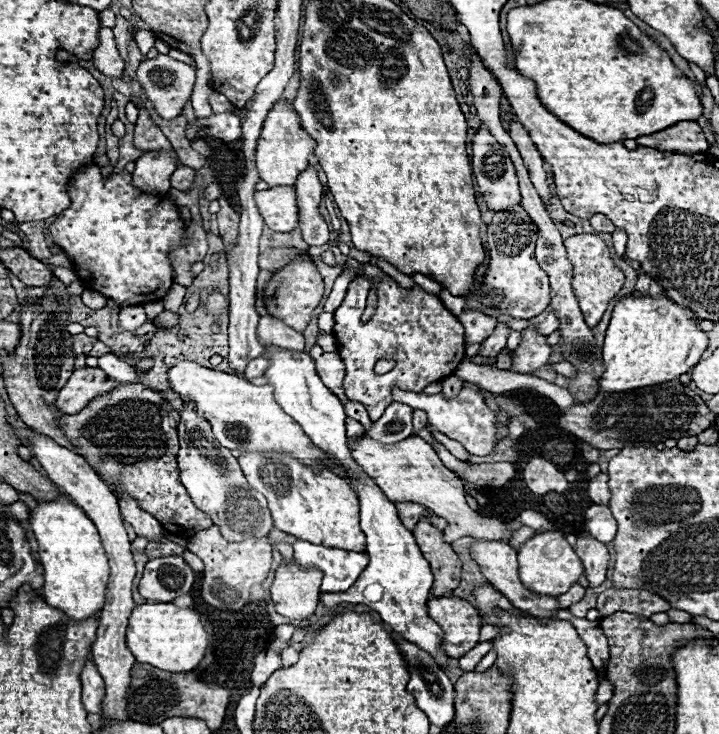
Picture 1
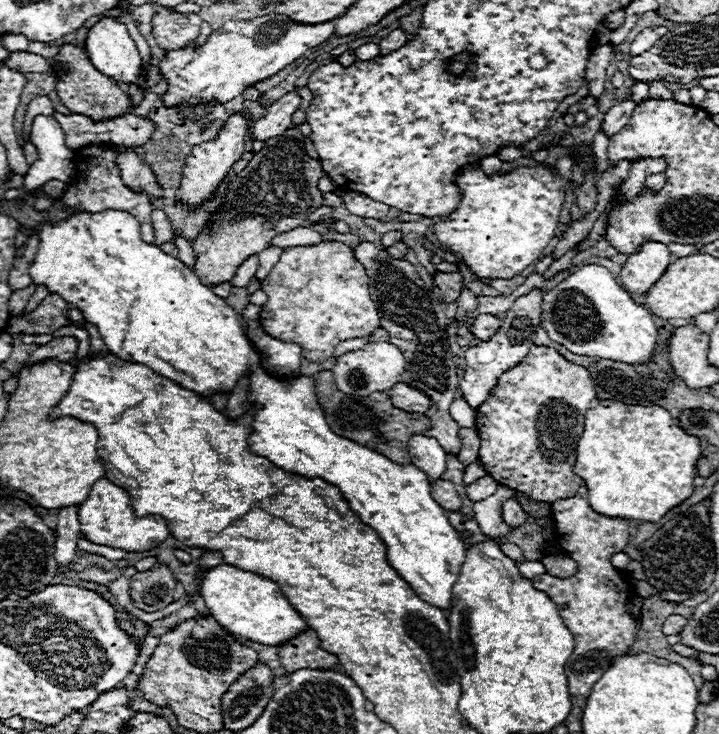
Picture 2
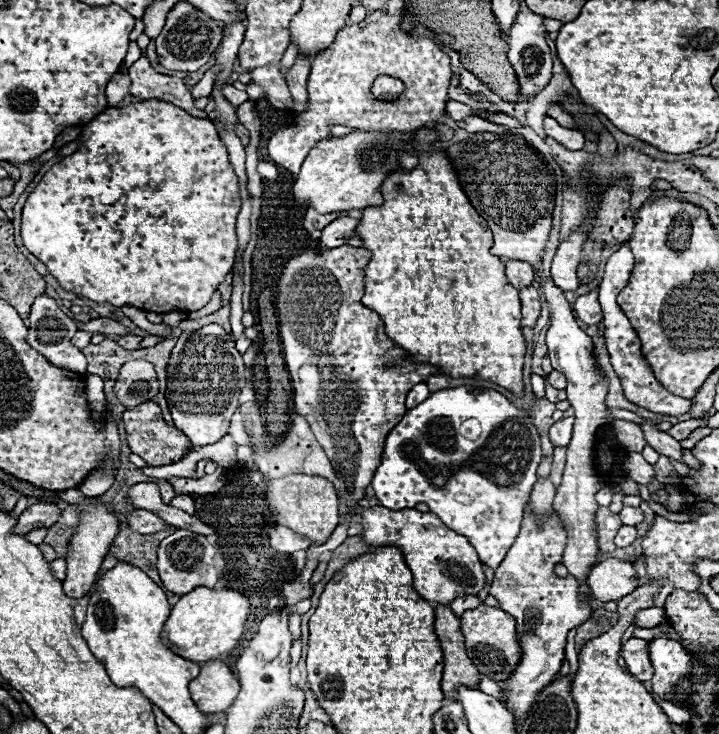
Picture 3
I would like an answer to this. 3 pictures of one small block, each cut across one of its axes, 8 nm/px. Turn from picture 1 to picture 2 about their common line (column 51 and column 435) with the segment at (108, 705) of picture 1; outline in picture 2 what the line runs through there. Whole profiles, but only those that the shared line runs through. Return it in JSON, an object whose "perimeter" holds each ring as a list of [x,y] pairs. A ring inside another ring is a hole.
{"perimeter":[[[414,434],[408,440],[408,452],[412,458],[412,464],[416,464],[420,470],[424,470],[430,480],[438,480],[446,468],[446,452],[438,444],[436,438]]]}

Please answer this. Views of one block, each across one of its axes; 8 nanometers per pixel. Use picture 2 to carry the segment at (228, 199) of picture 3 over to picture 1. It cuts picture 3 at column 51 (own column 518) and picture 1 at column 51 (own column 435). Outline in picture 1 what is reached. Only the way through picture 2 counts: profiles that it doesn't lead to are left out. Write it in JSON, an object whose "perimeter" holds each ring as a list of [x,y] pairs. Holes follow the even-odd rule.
{"perimeter":[[[96,164],[84,166],[70,180],[70,206],[56,218],[56,222],[48,226],[54,244],[58,244],[72,258],[74,270],[80,276],[84,288],[112,298],[120,308],[158,302],[168,294],[174,284],[168,252],[182,244],[186,230],[182,218],[178,216],[176,204],[172,204],[168,196],[148,196],[146,192],[132,188],[130,182],[132,174],[126,170],[102,178]]]}

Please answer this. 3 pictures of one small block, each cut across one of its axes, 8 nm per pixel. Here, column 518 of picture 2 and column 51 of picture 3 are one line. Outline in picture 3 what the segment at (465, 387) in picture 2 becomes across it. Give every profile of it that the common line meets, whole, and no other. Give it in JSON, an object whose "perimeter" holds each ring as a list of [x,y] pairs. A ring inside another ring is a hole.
{"perimeter":[[[42,294],[34,300],[32,304],[32,310],[30,310],[30,330],[28,330],[28,344],[38,350],[40,354],[44,354],[54,366],[60,366],[60,368],[68,368],[68,370],[74,370],[74,372],[80,372],[84,374],[86,372],[86,358],[84,354],[70,342],[74,332],[78,330],[78,322],[70,316],[66,316],[60,306],[56,304],[54,298]]]}

